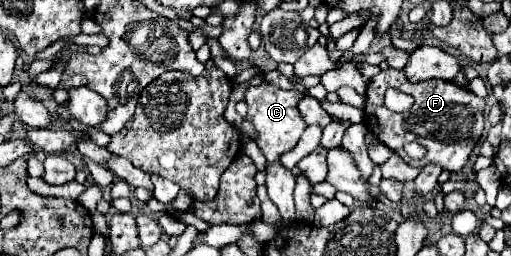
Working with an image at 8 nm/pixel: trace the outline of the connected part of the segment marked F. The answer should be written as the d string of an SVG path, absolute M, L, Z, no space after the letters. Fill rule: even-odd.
M387 69L369 81L363 109L365 125L383 145L395 151L407 165L425 167L427 163L435 163L449 173L459 173L467 163L477 139L483 133L485 101L475 93L471 93L469 89L457 87L455 83L441 83L439 79L431 79L429 83L409 83L403 73L405 71ZM389 87L401 89L403 93L415 99L415 105L409 109L409 113L393 113L385 107L383 93ZM405 141L417 141L427 149L427 155L423 159L409 159L407 153L403 151Z

